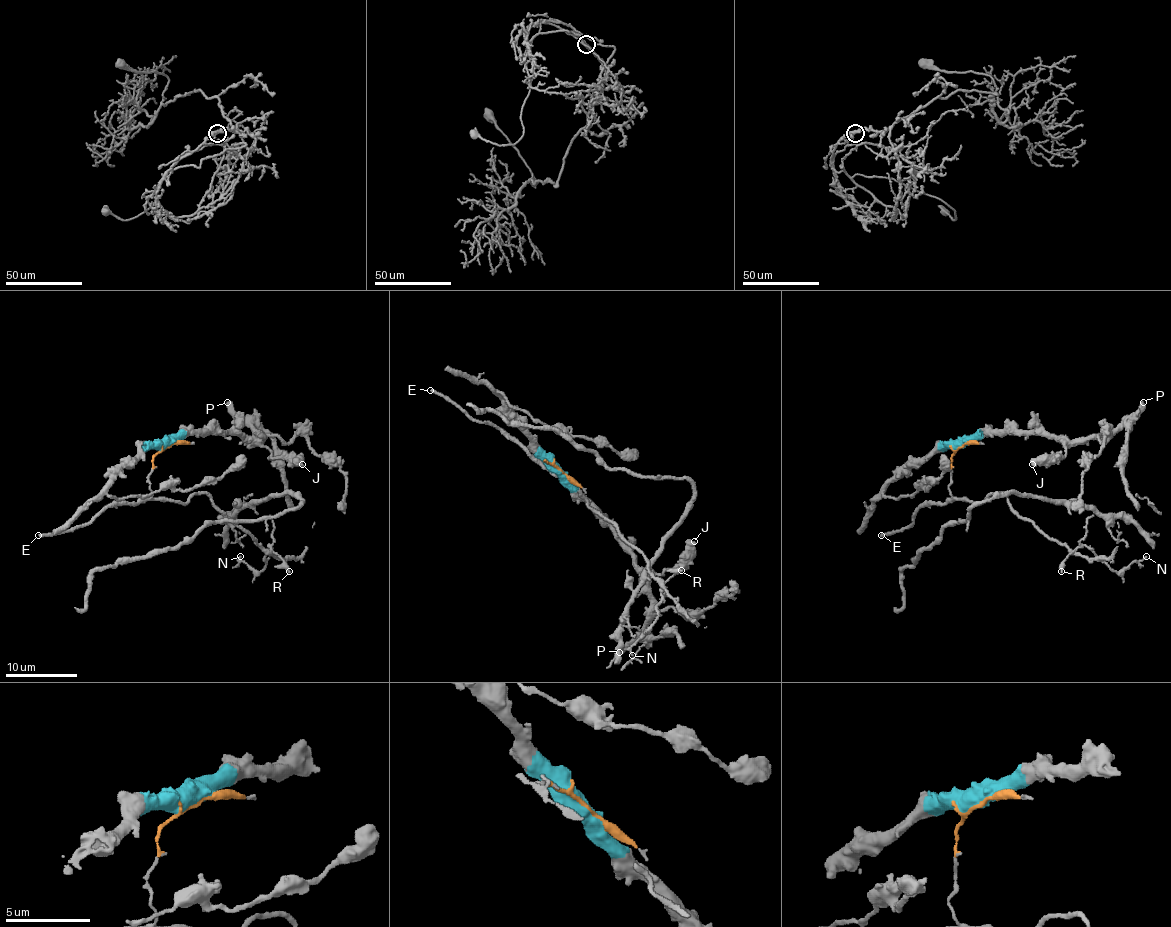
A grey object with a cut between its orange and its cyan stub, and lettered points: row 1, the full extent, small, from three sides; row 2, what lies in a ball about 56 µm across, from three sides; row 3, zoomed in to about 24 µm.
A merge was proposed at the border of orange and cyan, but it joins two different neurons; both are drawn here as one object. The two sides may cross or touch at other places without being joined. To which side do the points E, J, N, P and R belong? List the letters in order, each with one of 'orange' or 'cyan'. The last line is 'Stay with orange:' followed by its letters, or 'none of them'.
E: orange
J: cyan
N: orange
P: cyan
R: orange
Stay with orange: E, N, R

